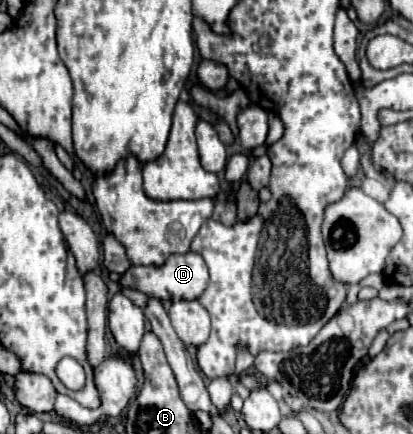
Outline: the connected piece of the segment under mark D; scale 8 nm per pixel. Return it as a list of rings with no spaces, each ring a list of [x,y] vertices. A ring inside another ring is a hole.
[[[186,252],[186,254],[172,254],[162,266],[130,266],[122,278],[120,278],[122,288],[132,288],[140,290],[150,298],[156,300],[196,300],[208,286],[208,270],[204,264],[204,258],[196,252]]]

